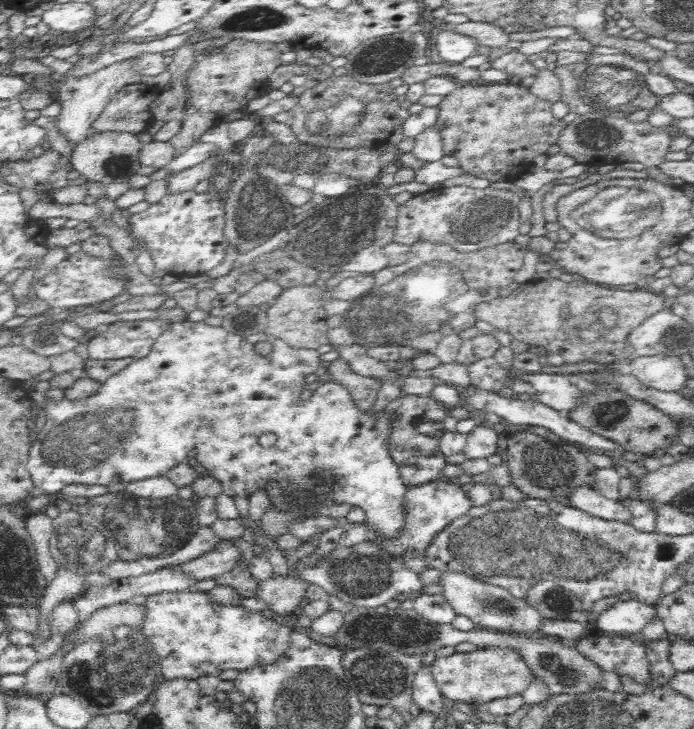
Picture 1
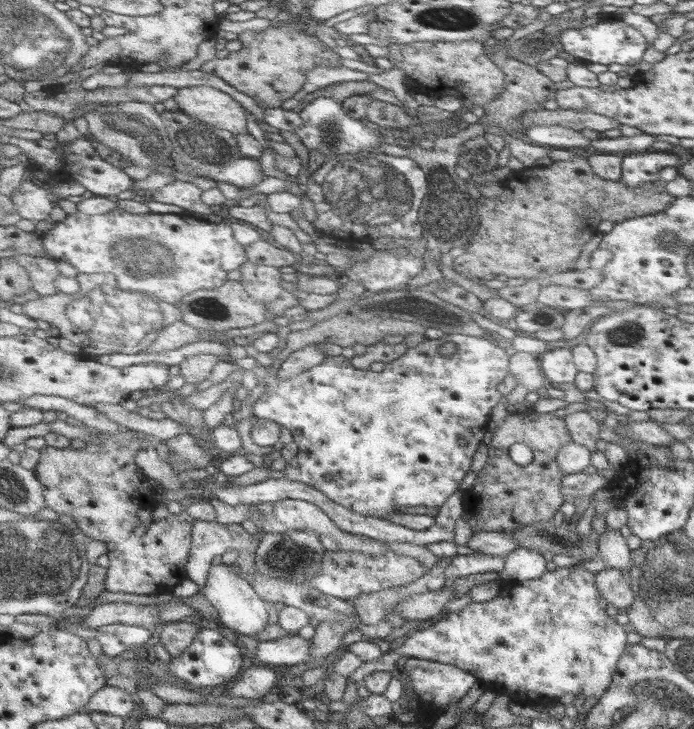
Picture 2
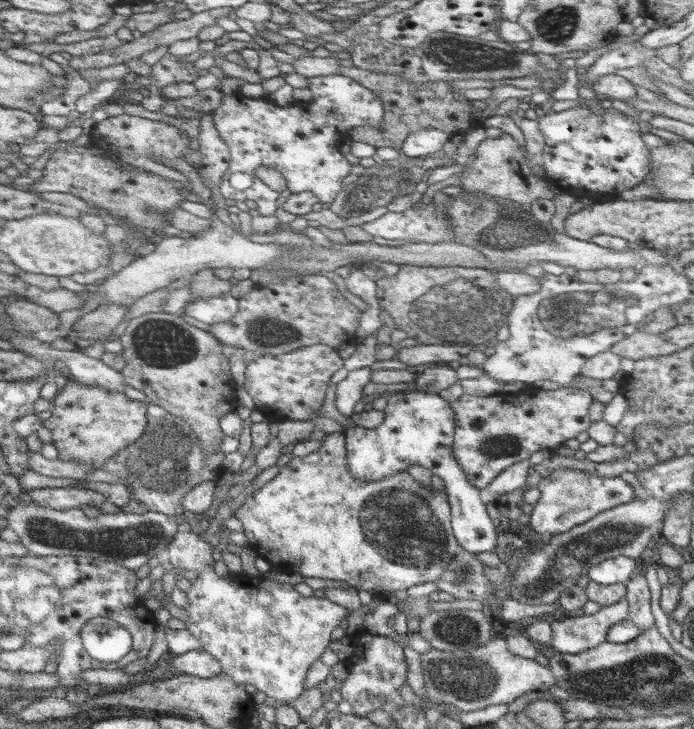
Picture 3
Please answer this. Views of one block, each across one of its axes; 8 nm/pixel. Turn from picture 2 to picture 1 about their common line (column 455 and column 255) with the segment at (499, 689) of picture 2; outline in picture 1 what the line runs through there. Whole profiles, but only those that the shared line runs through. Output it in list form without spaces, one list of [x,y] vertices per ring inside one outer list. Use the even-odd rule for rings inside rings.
[[[187,589],[146,596],[144,620],[139,632],[148,637],[156,655],[161,659],[165,681],[178,678],[197,681],[202,676],[218,677],[228,669],[242,671],[254,666],[268,666],[276,662],[276,658],[280,658],[288,648],[289,636],[294,629],[281,625],[258,611],[218,604],[207,596],[208,593],[209,591],[192,592]]]

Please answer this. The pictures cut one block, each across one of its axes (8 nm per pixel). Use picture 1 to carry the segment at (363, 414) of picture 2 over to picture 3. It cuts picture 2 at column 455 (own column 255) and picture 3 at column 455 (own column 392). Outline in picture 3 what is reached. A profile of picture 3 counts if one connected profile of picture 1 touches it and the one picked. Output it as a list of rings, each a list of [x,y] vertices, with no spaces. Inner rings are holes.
[[[397,391],[387,399],[383,410],[384,421],[373,429],[356,425],[344,430],[347,441],[348,470],[356,480],[376,482],[392,474],[408,472],[408,466],[417,464],[428,468],[432,475],[444,482],[445,490],[451,496],[452,522],[456,538],[463,552],[493,552],[496,548],[496,528],[490,520],[486,506],[480,502],[478,488],[468,482],[463,467],[454,455],[455,412],[438,393],[424,391]]]

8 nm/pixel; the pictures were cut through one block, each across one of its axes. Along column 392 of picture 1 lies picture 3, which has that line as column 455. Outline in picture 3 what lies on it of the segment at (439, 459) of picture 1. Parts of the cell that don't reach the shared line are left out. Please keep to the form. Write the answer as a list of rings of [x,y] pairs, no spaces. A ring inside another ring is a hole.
[[[578,387],[530,390],[517,395],[492,396],[463,394],[452,401],[455,410],[454,455],[468,482],[478,489],[490,485],[505,469],[529,459],[534,452],[560,447],[562,442],[591,428],[591,409],[596,400],[591,392]]]

